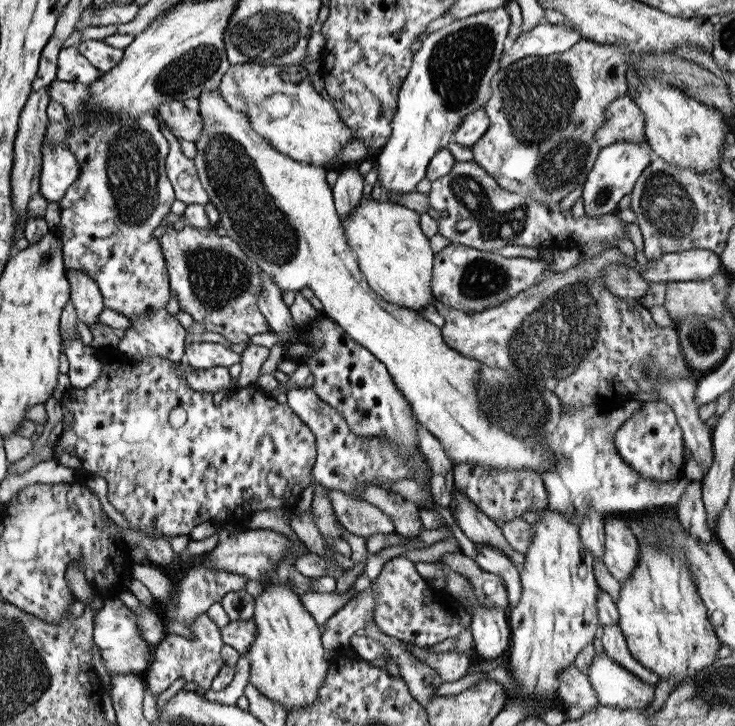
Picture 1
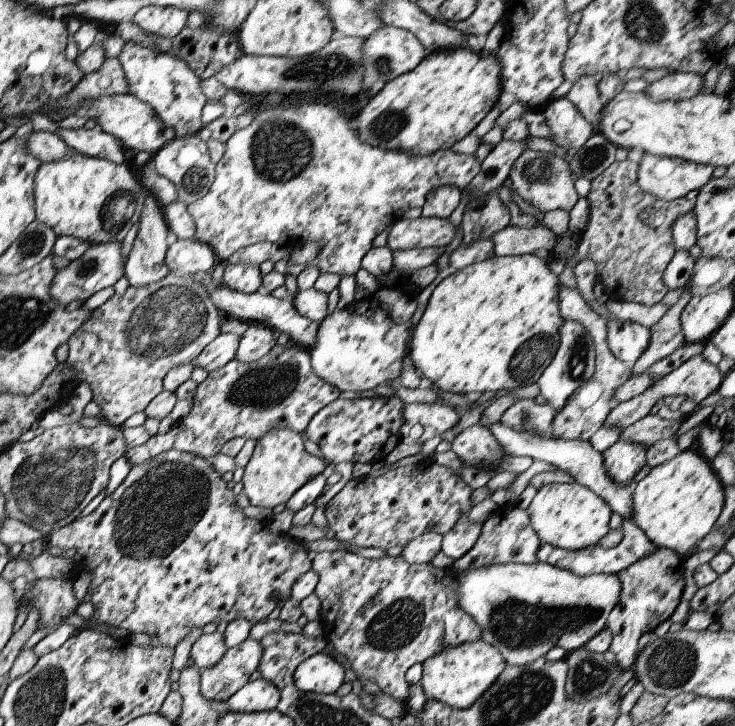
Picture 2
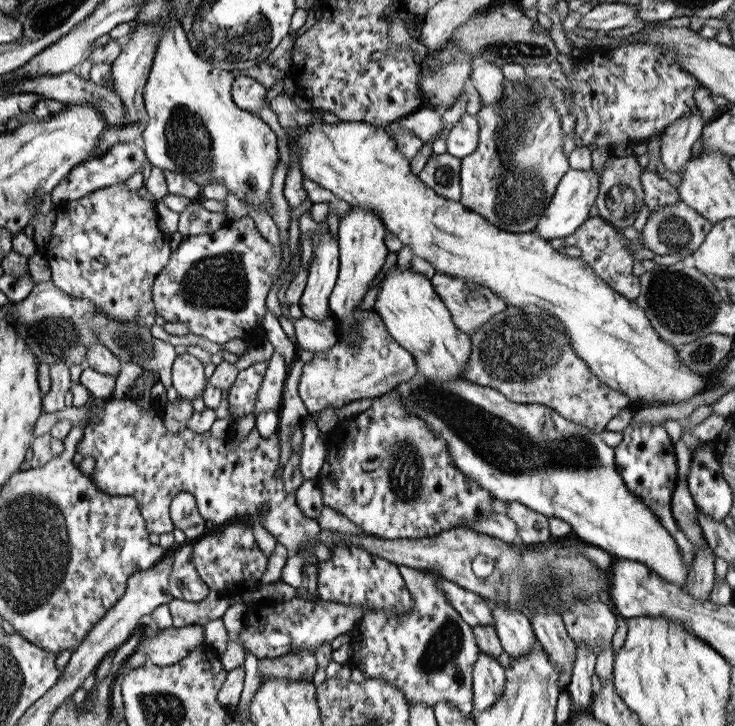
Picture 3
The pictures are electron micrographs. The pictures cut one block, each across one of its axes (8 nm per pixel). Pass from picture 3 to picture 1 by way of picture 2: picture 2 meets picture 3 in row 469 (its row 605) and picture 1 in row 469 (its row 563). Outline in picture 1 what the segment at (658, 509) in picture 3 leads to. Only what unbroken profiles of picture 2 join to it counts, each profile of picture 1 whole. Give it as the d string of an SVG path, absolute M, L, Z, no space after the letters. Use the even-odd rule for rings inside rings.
M661 398L641 402L641 407L617 430L614 446L621 459L642 478L672 482L683 476L685 447L681 428L671 407Z

